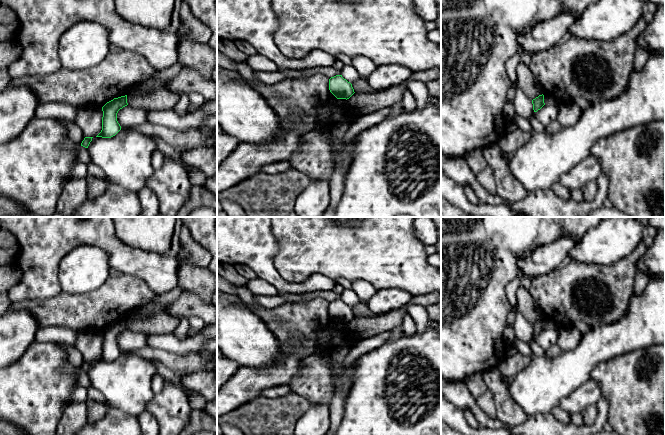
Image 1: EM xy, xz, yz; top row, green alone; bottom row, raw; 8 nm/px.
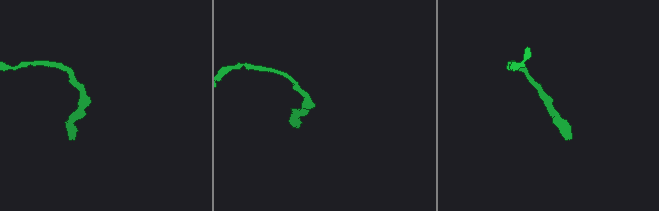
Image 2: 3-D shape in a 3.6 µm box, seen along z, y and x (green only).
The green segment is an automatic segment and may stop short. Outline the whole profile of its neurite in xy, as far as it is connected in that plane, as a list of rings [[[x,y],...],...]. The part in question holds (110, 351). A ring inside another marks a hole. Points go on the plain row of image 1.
[[[125,319],[114,322],[102,331],[102,354],[96,361],[111,362],[121,354],[121,350],[117,345],[117,337],[127,329],[127,319]]]

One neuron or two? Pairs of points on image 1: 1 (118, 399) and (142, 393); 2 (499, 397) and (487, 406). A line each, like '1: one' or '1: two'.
1: one
2: two

